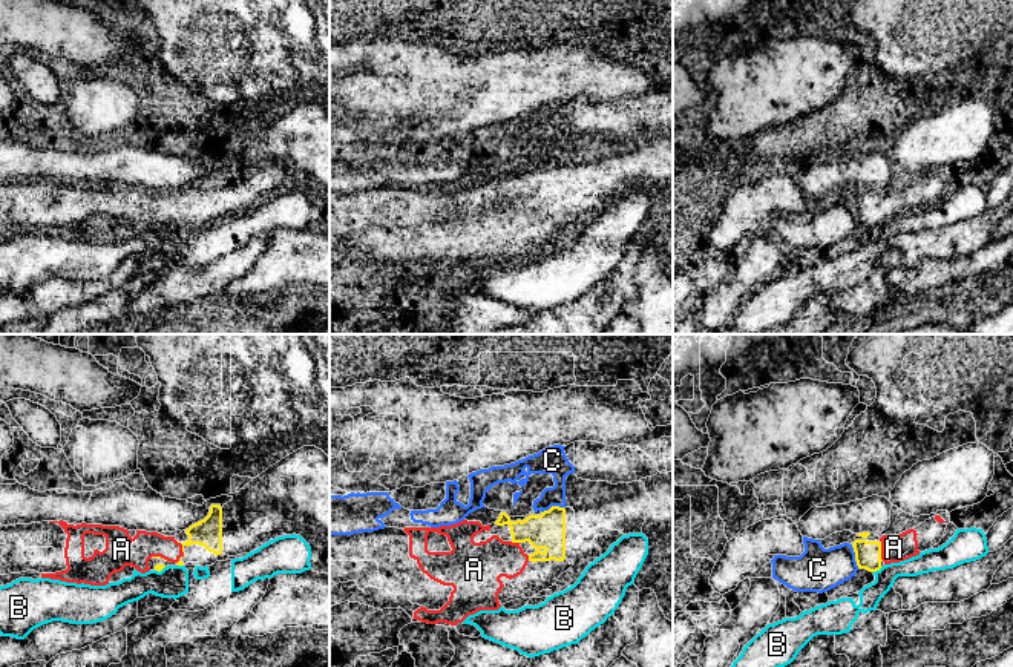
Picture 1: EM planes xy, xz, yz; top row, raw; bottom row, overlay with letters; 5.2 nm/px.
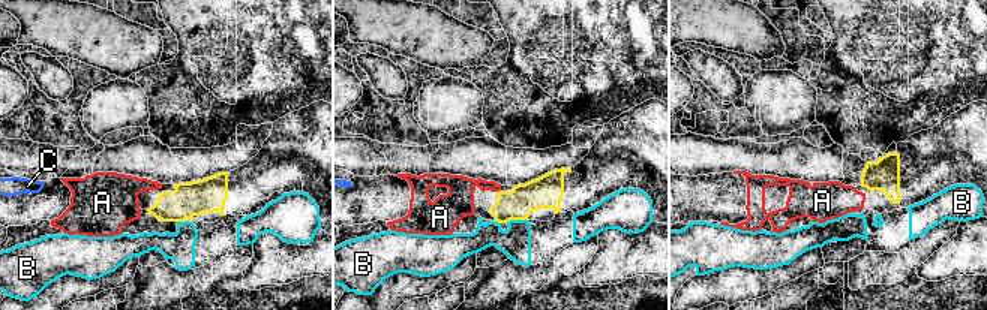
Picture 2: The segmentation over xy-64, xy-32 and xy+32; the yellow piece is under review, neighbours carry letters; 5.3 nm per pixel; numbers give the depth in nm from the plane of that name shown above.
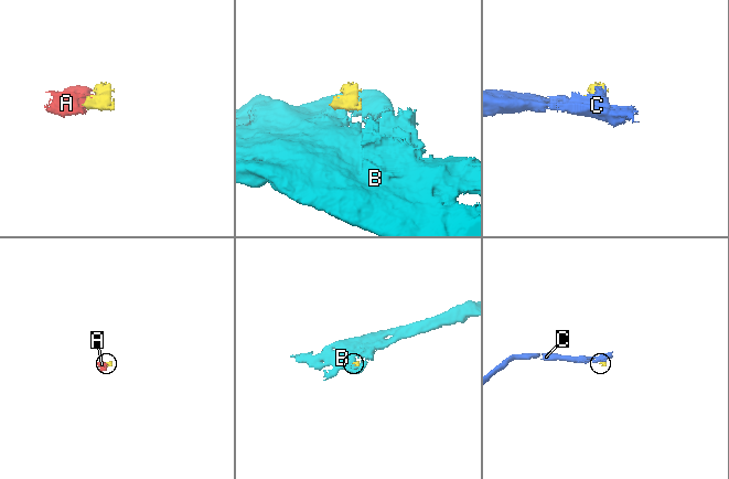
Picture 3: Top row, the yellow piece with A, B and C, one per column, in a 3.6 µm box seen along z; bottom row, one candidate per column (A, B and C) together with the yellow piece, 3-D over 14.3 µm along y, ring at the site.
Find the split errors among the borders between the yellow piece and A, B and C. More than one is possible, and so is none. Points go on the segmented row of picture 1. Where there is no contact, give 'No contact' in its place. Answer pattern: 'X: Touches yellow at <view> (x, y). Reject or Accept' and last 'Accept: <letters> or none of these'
A: Touches yellow at xy (183, 551). Accept
B: Touches yellow at yz (877, 569). Reject
C: Touches yellow at yz (855, 557). Reject
Accept: A

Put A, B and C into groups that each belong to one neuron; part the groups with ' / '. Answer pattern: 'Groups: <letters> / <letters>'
Groups: A / B / C

